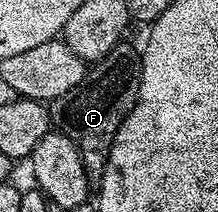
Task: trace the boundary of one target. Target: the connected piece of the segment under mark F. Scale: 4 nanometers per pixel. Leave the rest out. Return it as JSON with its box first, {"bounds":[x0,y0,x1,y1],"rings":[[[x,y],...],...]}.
{"bounds":[48,43,142,187],"rings":[[[119,43],[116,47],[112,47],[112,51],[108,51],[108,55],[104,55],[87,68],[86,77],[81,83],[72,87],[72,91],[64,91],[64,95],[60,95],[48,105],[53,128],[59,133],[68,135],[68,139],[72,139],[78,144],[86,177],[94,187],[101,185],[104,179],[104,171],[108,167],[108,155],[112,151],[116,131],[120,131],[120,123],[124,123],[124,119],[132,111],[140,91],[142,59],[137,48],[134,50],[132,46],[126,44]]]}

